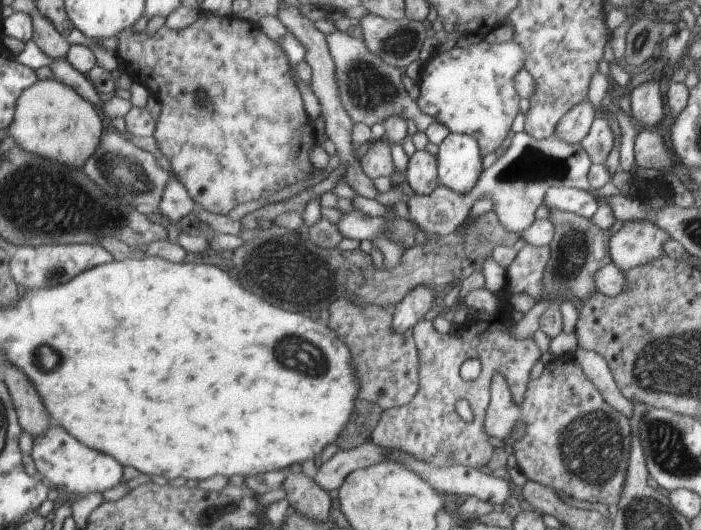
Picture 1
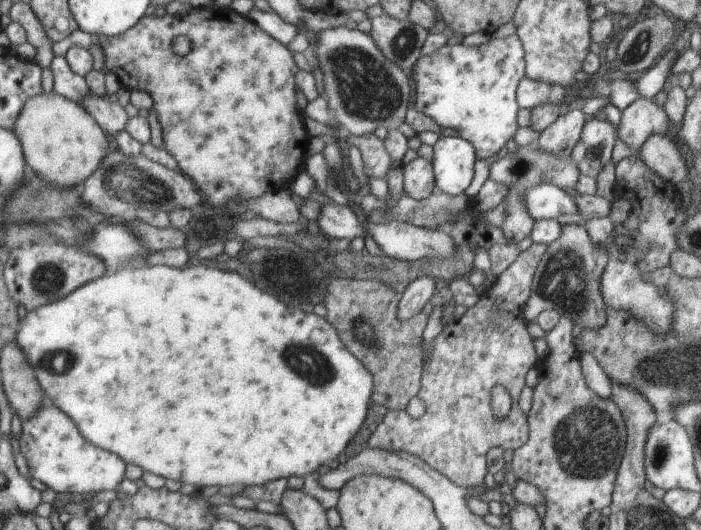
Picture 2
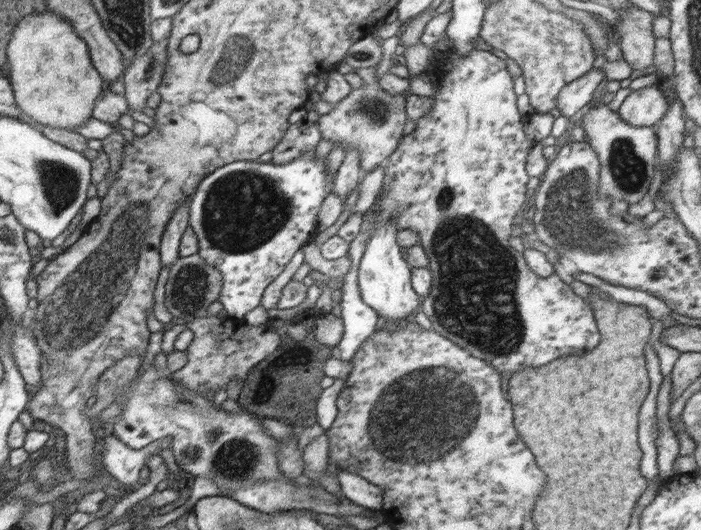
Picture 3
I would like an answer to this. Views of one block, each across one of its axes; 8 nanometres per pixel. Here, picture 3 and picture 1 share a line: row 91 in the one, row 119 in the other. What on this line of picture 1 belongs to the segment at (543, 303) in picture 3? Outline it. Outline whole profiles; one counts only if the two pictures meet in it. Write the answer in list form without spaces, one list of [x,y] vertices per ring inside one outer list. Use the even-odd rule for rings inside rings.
[[[513,38],[502,43],[487,43],[482,40],[472,46],[455,46],[446,52],[438,52],[419,68],[418,108],[440,124],[449,128],[450,133],[462,133],[476,137],[482,152],[482,158],[492,152],[501,151],[502,142],[508,136],[516,116],[519,113],[519,96],[514,86],[516,74],[524,68],[524,48]]]

